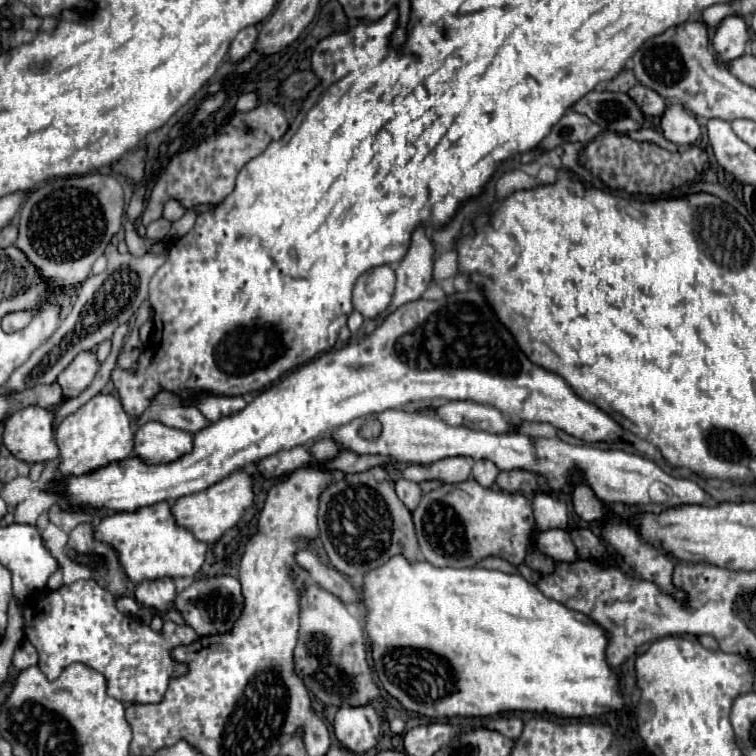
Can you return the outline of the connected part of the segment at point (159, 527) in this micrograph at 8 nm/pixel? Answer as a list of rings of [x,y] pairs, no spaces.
[[[169,502],[153,504],[133,514],[117,512],[113,516],[105,516],[95,528],[95,536],[103,542],[109,542],[119,552],[121,566],[135,584],[145,578],[153,580],[165,576],[193,576],[203,566],[209,552],[205,542],[199,542],[193,532],[175,522]]]

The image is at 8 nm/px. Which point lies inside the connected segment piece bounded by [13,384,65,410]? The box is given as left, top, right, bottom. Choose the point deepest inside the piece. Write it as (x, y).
(52, 396)

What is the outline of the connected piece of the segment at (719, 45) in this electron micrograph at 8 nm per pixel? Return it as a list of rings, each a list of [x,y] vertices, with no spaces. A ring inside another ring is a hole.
[[[727,16],[717,28],[713,38],[713,46],[721,62],[729,62],[745,52],[745,44],[749,38],[749,24],[743,16]]]

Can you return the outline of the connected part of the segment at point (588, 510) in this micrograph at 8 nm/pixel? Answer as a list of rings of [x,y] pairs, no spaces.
[[[579,482],[575,486],[575,492],[573,492],[573,504],[575,504],[575,512],[591,522],[591,520],[601,520],[605,516],[605,510],[603,510],[603,502],[591,492],[591,488],[585,484],[585,482]]]

